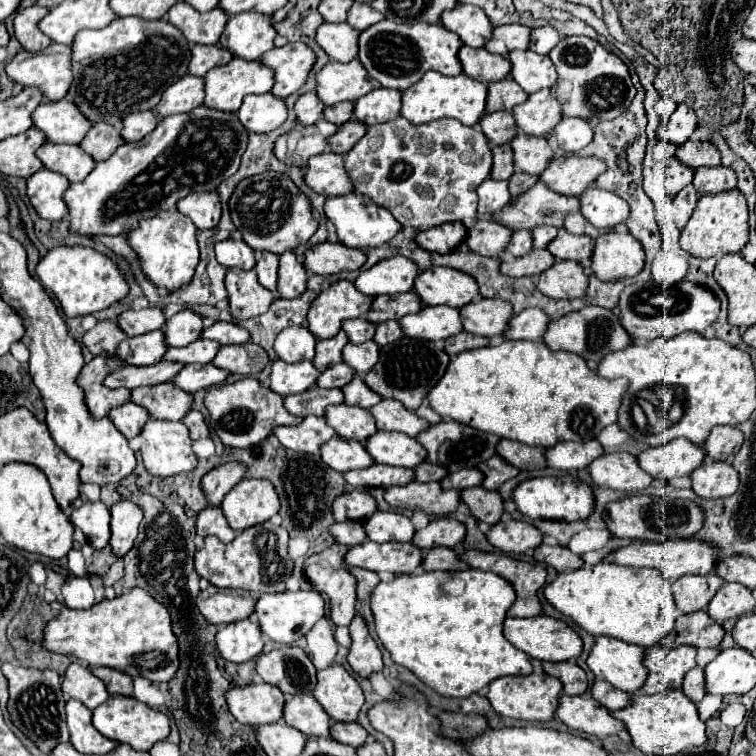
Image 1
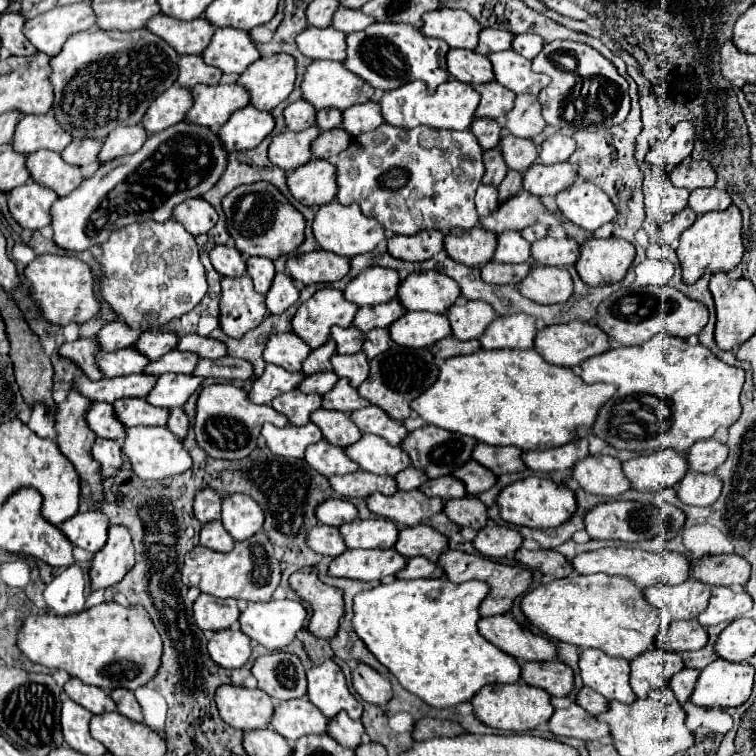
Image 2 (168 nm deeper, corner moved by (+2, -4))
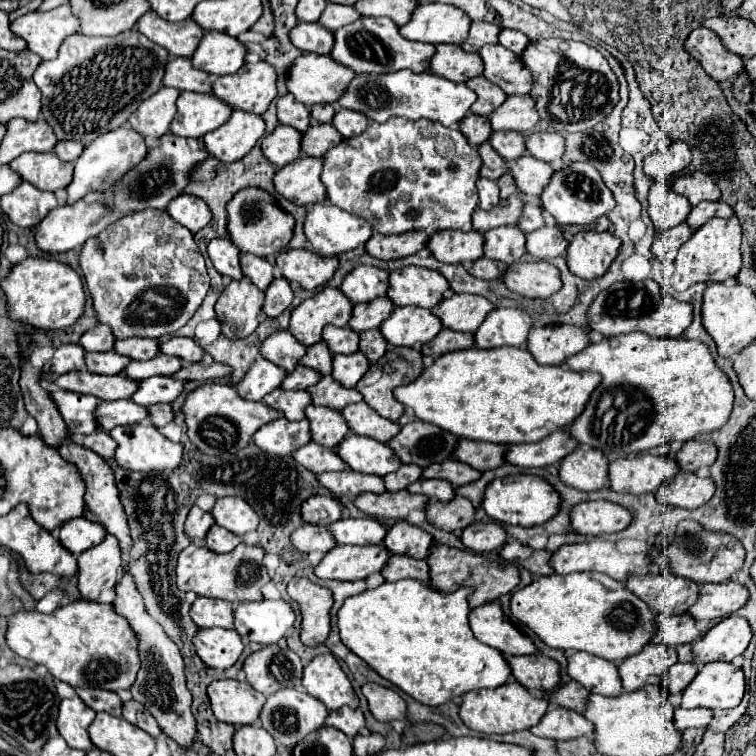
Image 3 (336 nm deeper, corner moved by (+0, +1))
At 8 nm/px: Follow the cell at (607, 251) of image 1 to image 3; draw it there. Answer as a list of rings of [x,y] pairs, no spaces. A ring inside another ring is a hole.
[[[580,231],[574,235],[566,249],[566,263],[570,273],[580,279],[596,279],[602,277],[610,263],[616,259],[620,249],[618,237],[604,231]]]

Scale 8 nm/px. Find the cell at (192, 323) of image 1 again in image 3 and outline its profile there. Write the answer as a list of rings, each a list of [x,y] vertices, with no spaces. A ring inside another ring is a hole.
[[[130,337],[124,341],[116,341],[114,351],[130,357],[132,361],[148,361],[158,355],[158,341],[146,337]]]

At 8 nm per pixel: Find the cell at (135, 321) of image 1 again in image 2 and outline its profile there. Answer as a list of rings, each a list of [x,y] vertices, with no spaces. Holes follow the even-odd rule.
[[[114,320],[114,322],[108,322],[98,334],[98,342],[100,342],[100,348],[102,350],[118,350],[118,348],[124,348],[124,346],[132,346],[136,344],[136,340],[140,338],[142,330],[132,330],[128,326],[124,326],[124,322],[120,320]]]

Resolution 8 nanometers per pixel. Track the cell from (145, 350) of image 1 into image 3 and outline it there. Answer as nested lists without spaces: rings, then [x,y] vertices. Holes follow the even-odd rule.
[[[114,351],[108,353],[86,353],[86,369],[98,375],[118,375],[130,363],[128,357]]]

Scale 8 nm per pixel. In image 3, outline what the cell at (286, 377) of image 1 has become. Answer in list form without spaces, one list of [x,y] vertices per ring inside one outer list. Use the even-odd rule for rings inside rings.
[[[258,357],[254,365],[250,365],[250,369],[246,371],[244,379],[236,385],[236,391],[248,401],[262,401],[266,393],[280,387],[284,377],[284,369],[278,369],[278,365],[266,361],[264,357]]]

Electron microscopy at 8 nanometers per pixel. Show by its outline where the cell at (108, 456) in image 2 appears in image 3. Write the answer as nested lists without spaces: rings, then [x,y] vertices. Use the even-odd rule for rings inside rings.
[[[94,431],[92,435],[86,435],[86,439],[82,441],[82,447],[98,453],[104,459],[114,457],[114,451],[116,451],[114,439],[108,433],[104,433],[104,431]]]

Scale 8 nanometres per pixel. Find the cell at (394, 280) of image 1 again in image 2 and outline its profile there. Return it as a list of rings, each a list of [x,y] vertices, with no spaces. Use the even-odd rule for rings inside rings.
[[[372,266],[346,286],[344,296],[358,306],[376,306],[396,298],[400,282],[398,270]]]

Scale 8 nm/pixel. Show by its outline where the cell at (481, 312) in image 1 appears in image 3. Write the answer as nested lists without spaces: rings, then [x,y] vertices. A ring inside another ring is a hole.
[[[450,295],[442,299],[436,307],[436,315],[442,321],[444,327],[462,331],[462,333],[474,333],[484,317],[492,311],[492,303],[484,297],[462,297],[462,295]]]

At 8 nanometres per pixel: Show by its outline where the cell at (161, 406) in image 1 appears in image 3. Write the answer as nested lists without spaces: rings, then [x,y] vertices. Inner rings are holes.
[[[118,399],[118,401],[100,401],[100,405],[94,409],[94,419],[98,423],[98,429],[110,431],[118,425],[130,425],[144,421],[148,417],[148,411],[142,405],[136,405],[132,399]]]

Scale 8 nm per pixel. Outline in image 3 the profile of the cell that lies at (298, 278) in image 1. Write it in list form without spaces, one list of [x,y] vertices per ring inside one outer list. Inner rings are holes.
[[[276,275],[276,279],[270,283],[270,287],[266,289],[266,297],[264,297],[264,305],[262,305],[262,311],[268,315],[268,317],[278,317],[290,303],[292,303],[292,289],[290,289],[290,283]]]

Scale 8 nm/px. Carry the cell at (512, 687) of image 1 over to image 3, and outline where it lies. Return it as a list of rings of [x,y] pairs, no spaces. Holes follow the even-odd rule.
[[[508,681],[496,689],[480,689],[480,691],[470,691],[462,695],[460,703],[460,719],[464,721],[466,727],[478,733],[486,735],[502,735],[502,733],[514,733],[514,731],[524,731],[536,725],[548,709],[546,699],[538,699],[526,691],[526,687],[518,685],[516,681]]]

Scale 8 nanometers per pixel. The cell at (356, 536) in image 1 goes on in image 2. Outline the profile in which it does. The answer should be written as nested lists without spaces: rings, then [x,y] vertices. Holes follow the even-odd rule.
[[[316,526],[310,530],[308,534],[308,546],[324,556],[340,556],[346,546],[344,546],[344,538],[340,538],[340,530],[334,528],[334,526]]]

